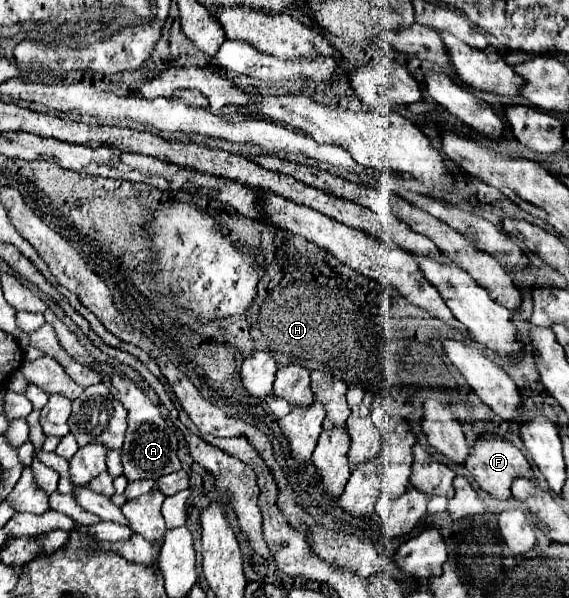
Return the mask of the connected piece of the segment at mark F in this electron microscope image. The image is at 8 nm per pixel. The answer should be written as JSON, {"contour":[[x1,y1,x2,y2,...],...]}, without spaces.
{"contour":[[482,436,480,442,472,448,472,454,466,460,466,468,470,470,470,474,474,476,478,486,496,500,510,498,510,486,512,486,514,478,520,478,520,476,534,478,532,466,524,458,524,454,516,446,512,446,510,442,506,442,504,438,498,438,498,436]]}

